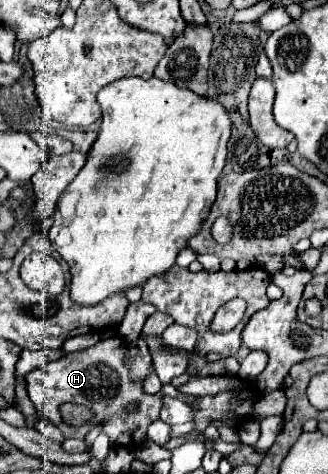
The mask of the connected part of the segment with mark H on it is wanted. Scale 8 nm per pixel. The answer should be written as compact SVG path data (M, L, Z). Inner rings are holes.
M108 337L88 349L68 353L52 363L46 363L42 369L38 367L30 371L26 375L26 389L40 417L54 423L64 433L64 437L84 437L91 429L93 421L90 425L74 429L62 423L62 417L58 411L58 407L66 401L82 403L82 405L88 405L88 408L92 409L95 414L97 413L96 423L102 425L112 445L120 445L118 437L130 437L130 449L140 449L140 445L146 441L148 427L160 419L158 413L162 409L164 393L162 391L154 395L144 393L144 385L140 381L130 379L130 369L126 367L128 351L130 351L130 345L122 337ZM130 401L140 403L138 411L126 417L118 415L120 409Z

